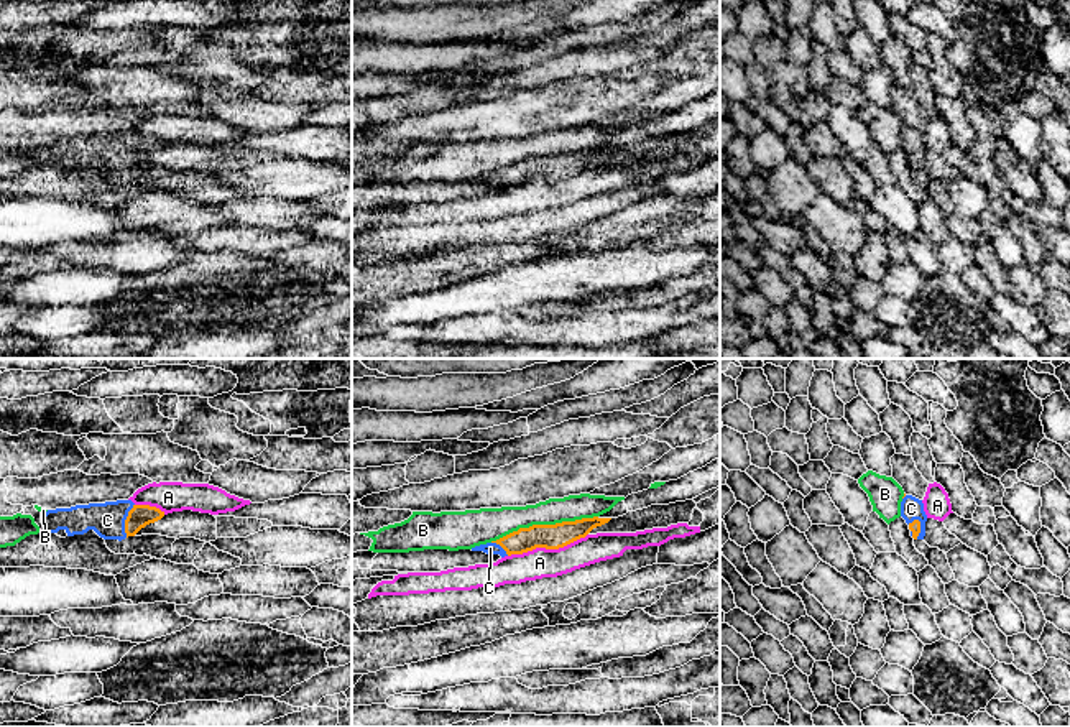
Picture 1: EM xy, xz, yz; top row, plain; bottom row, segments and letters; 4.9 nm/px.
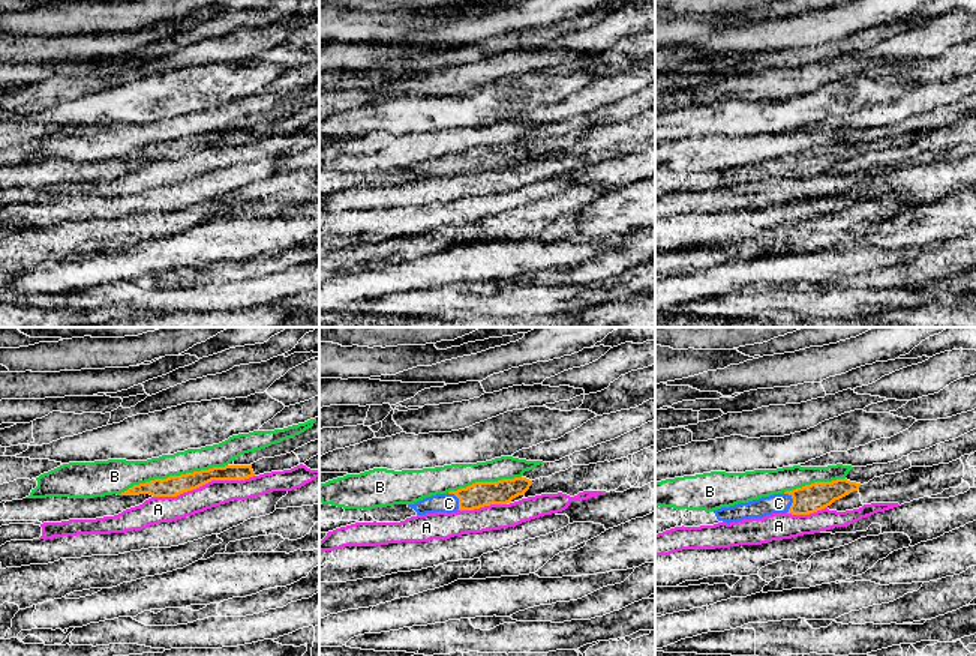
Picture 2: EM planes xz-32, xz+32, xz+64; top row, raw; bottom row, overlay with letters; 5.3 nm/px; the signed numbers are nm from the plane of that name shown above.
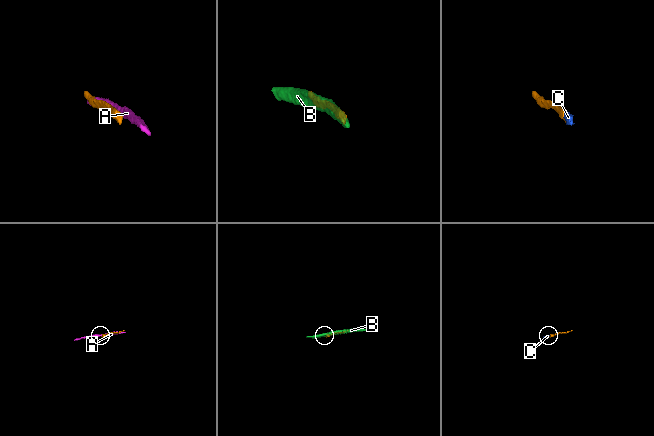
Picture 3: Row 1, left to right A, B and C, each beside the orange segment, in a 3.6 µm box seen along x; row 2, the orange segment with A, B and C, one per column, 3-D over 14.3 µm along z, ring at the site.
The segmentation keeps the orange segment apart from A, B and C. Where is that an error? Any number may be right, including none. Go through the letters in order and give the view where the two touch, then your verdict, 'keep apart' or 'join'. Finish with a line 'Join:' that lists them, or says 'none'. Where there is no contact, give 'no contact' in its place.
A: xz | keep apart
B: xz | keep apart
C: xy | join
Join: C

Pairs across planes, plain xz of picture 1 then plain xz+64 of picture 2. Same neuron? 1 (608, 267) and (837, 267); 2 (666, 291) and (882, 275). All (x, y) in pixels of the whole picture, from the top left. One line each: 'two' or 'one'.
1: one
2: one

